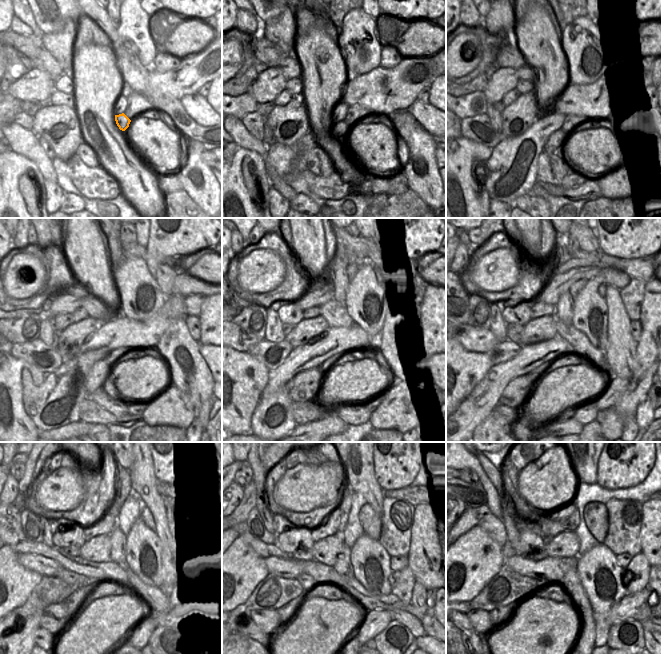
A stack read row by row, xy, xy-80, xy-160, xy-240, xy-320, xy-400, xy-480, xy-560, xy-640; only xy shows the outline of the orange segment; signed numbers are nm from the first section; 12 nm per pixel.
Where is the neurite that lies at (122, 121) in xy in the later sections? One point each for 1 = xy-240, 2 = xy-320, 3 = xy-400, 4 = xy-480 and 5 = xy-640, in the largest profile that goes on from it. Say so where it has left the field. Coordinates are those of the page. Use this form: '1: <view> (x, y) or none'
1: xy-240 (100, 371)
2: xy-320 (305, 385)
3: xy-400 (519, 391)
4: xy-480 (55, 617)
5: xy-640 (479, 619)

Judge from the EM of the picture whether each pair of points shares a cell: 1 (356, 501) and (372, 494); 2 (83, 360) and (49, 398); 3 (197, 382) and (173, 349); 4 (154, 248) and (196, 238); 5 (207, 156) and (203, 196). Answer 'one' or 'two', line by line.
1: two
2: one
3: one
4: one
5: two

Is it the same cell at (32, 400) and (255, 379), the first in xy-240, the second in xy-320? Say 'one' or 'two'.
two

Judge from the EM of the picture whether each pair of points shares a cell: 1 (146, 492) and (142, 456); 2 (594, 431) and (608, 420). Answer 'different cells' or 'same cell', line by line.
1: same cell
2: different cells

